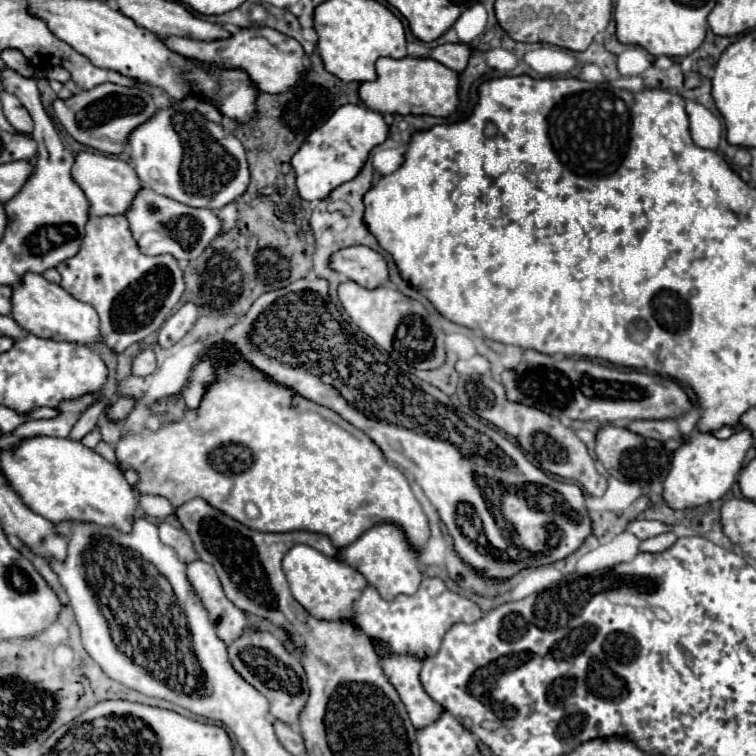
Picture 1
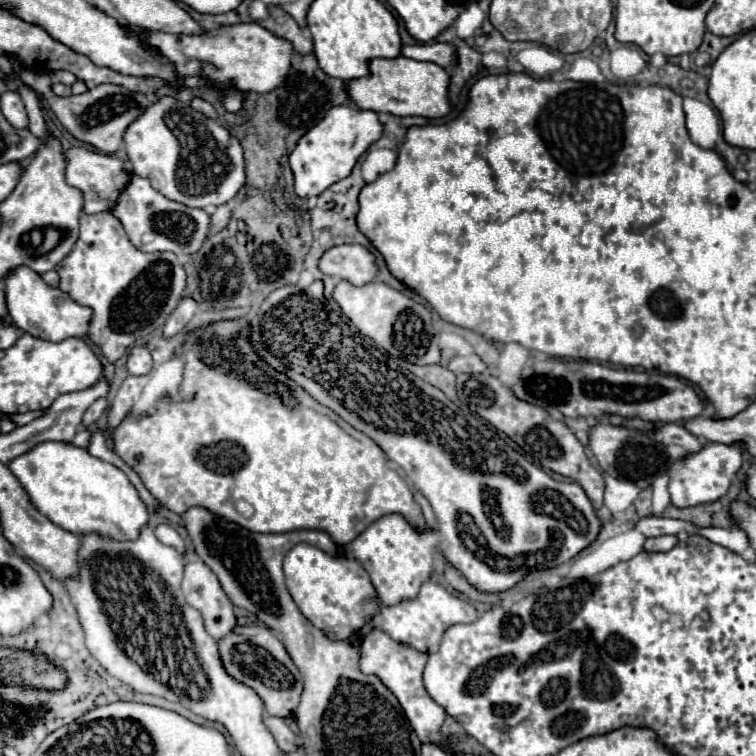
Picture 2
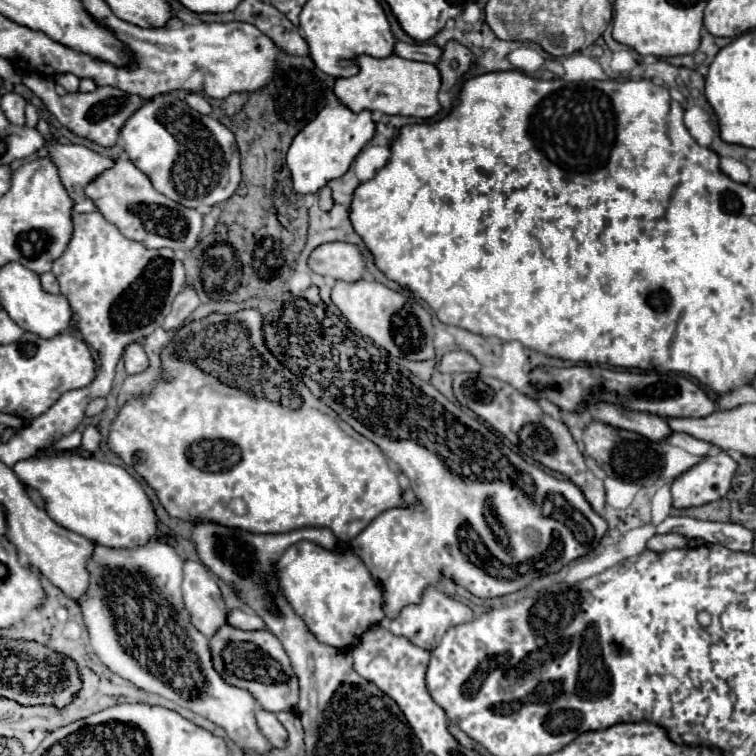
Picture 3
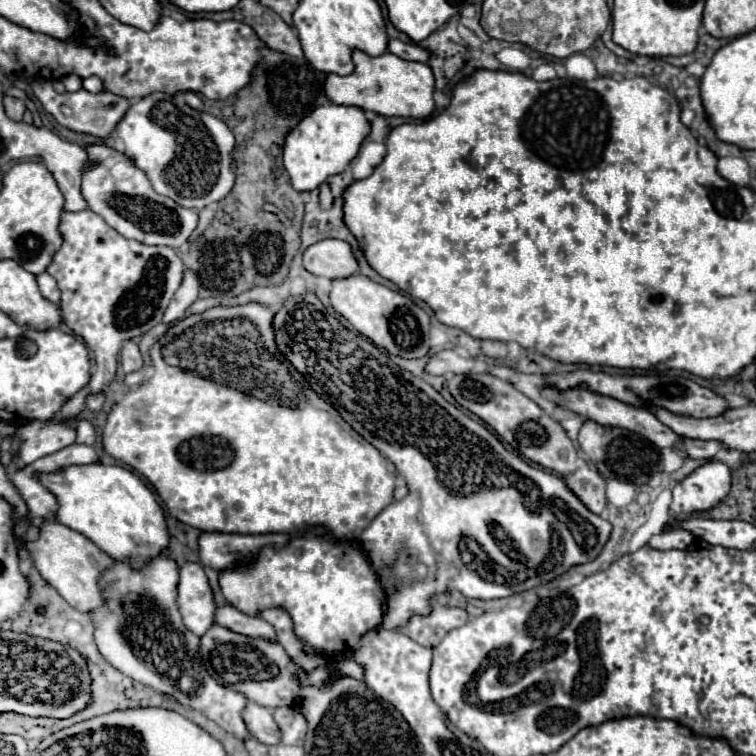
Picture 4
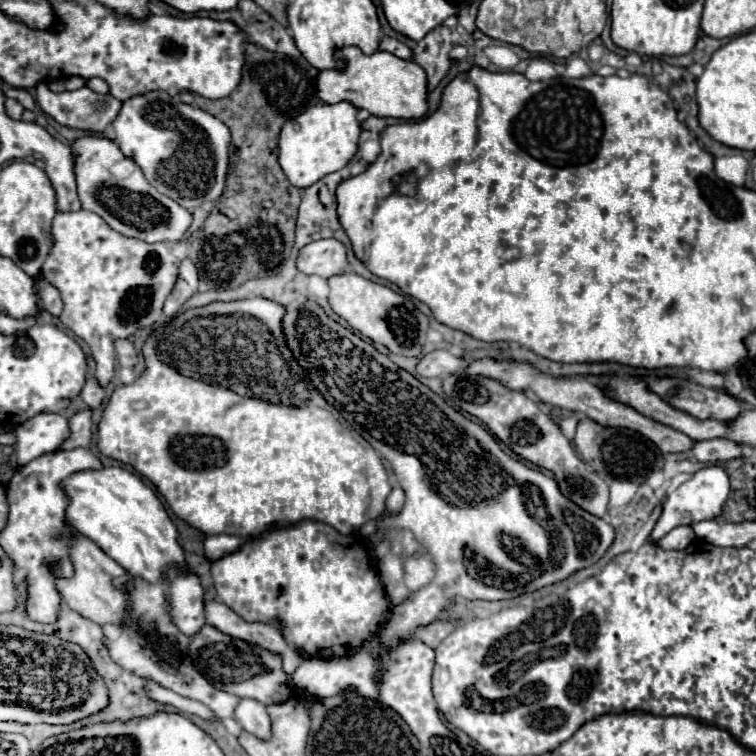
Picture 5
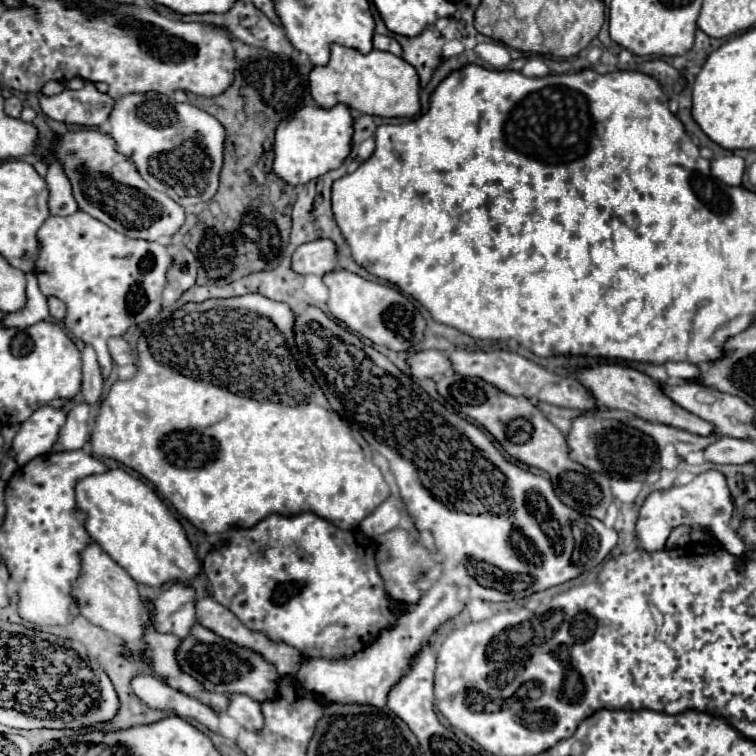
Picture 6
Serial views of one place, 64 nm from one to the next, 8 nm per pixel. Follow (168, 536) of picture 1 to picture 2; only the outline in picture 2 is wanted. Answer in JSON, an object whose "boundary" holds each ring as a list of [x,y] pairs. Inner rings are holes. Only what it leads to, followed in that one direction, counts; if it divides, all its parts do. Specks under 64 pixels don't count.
{"boundary":[[[160,524],[158,528],[154,528],[154,534],[156,534],[156,538],[158,538],[162,544],[168,544],[168,546],[176,548],[178,552],[184,552],[184,542],[182,542],[180,534],[178,534],[172,526]]]}

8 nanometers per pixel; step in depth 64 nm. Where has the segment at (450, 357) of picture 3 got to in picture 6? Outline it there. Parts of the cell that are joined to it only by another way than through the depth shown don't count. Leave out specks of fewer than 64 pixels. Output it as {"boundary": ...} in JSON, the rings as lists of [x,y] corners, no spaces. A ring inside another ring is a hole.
{"boundary":[[[422,350],[408,356],[408,368],[412,378],[432,378],[450,370],[450,360],[440,350]]]}

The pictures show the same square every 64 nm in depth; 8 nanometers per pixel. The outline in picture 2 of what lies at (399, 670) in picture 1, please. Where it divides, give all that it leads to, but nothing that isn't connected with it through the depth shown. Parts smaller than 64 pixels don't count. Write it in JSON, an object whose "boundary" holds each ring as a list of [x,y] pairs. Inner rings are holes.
{"boundary":[[[372,630],[362,638],[358,666],[364,674],[374,674],[398,698],[420,742],[446,742],[446,738],[442,738],[442,722],[446,718],[446,710],[428,696],[424,682],[422,682],[426,658],[428,656],[424,652],[414,650],[412,646],[394,642],[386,632]]]}

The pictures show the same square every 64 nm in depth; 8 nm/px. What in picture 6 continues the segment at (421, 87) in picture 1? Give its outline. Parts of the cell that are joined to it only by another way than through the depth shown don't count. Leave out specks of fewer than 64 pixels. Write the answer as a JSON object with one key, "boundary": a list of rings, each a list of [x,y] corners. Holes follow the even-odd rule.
{"boundary":[[[332,44],[330,62],[326,66],[314,66],[308,74],[308,82],[310,96],[324,110],[340,102],[362,114],[374,114],[384,118],[414,116],[420,110],[420,84],[416,70],[406,60],[390,52],[370,50],[368,54],[360,54],[354,48]]]}

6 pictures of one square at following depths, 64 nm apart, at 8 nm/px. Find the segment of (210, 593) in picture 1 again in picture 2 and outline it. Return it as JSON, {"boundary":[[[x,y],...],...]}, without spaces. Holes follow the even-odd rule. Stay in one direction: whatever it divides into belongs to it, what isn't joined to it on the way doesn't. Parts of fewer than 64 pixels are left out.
{"boundary":[[[190,560],[186,564],[182,592],[186,602],[204,616],[206,632],[212,638],[220,640],[236,626],[232,602],[214,572],[202,560]]]}

